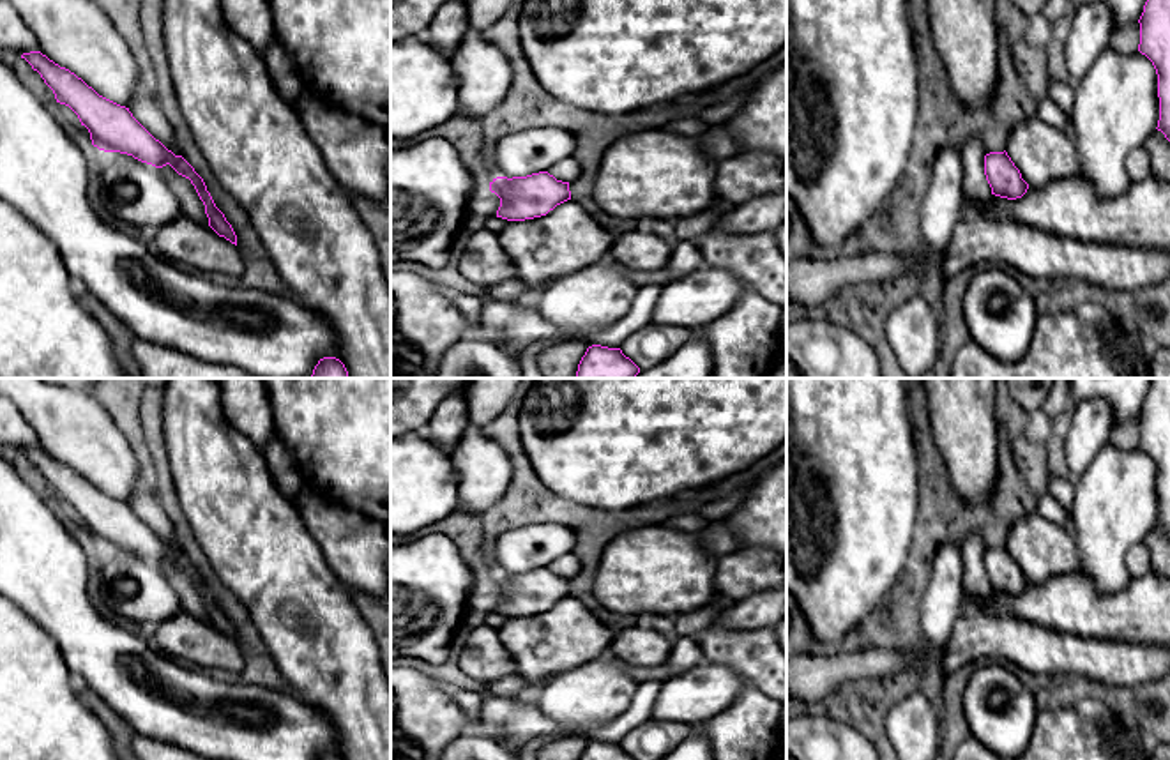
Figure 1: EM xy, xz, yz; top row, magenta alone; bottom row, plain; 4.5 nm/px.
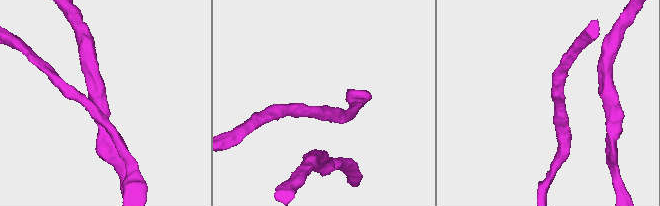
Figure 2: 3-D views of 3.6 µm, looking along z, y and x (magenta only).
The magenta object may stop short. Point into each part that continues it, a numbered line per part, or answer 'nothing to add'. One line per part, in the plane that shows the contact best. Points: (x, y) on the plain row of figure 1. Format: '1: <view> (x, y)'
nothing to add

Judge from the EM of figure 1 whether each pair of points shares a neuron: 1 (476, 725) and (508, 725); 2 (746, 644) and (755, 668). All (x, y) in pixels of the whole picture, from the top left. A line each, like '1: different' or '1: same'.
1: same
2: same

